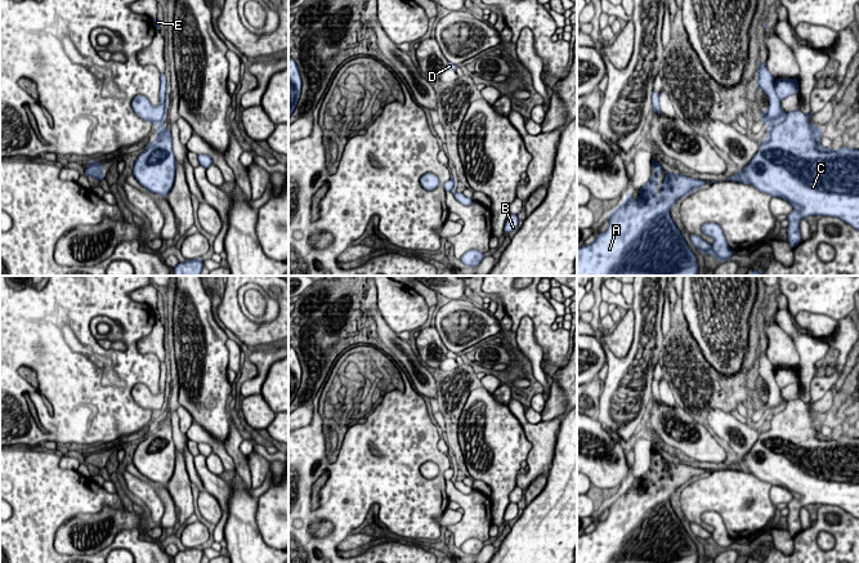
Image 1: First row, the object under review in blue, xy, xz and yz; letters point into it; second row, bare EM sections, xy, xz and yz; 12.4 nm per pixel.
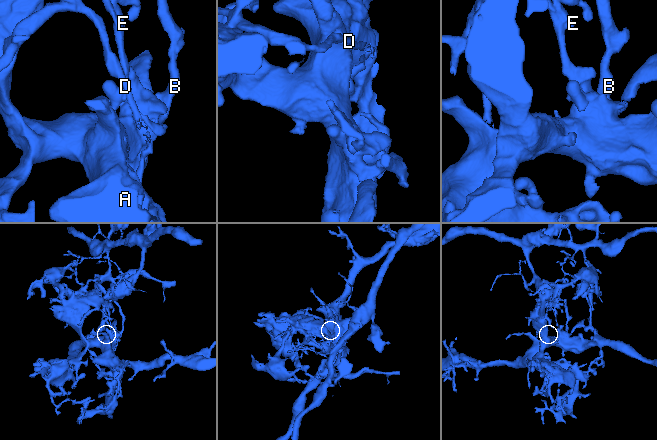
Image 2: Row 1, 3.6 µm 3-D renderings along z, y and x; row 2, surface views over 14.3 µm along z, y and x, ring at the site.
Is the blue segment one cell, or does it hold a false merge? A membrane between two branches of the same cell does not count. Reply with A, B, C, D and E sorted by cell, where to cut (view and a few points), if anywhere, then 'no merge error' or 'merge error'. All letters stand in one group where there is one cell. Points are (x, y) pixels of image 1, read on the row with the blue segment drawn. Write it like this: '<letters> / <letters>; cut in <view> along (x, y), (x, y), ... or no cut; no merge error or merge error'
A B C E / D; cut in yz along (772, 101), (766, 114), (769, 123); merge error

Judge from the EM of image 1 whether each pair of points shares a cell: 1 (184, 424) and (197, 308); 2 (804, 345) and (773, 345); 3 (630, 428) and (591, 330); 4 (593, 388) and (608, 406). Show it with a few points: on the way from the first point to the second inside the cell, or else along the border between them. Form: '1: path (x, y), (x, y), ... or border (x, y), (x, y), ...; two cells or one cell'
1: border (179, 405), (193, 420); two cells
2: border (792, 342), (799, 356), (799, 365); two cells
3: border (600, 340), (618, 357), (623, 357), (630, 348); two cells
4: border (600, 394), (595, 416); two cells

